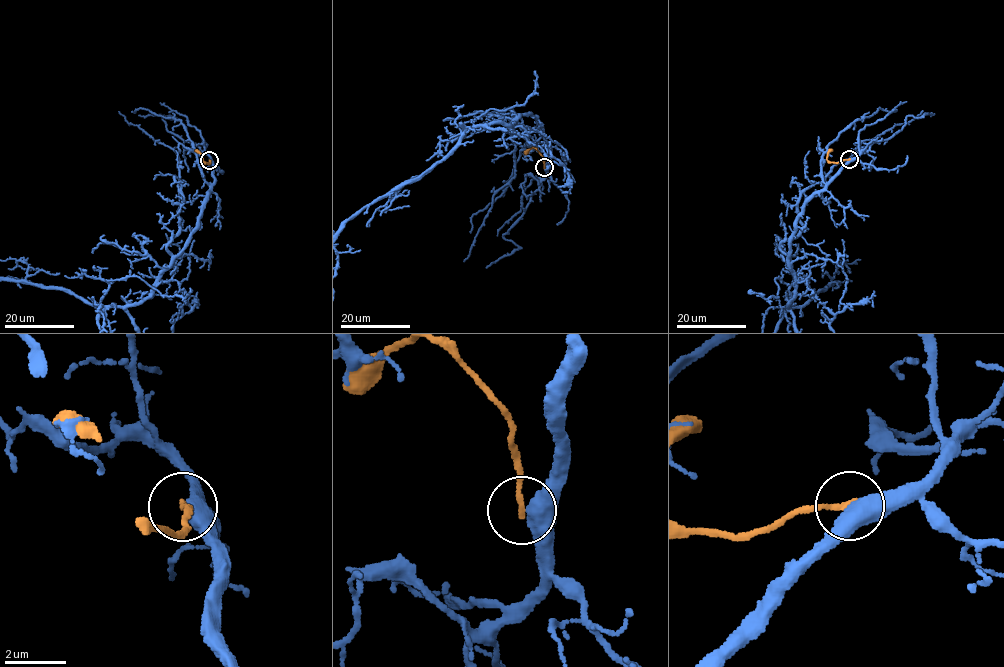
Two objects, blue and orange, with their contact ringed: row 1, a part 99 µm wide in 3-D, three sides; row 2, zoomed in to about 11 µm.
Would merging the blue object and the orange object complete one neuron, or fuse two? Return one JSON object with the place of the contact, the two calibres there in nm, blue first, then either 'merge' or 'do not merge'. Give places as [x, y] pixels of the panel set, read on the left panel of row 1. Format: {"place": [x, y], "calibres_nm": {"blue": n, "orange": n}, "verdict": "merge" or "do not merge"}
{"place": [209, 160], "calibres_nm": {"blue": 460, "orange": 190}, "verdict": "do not merge"}

